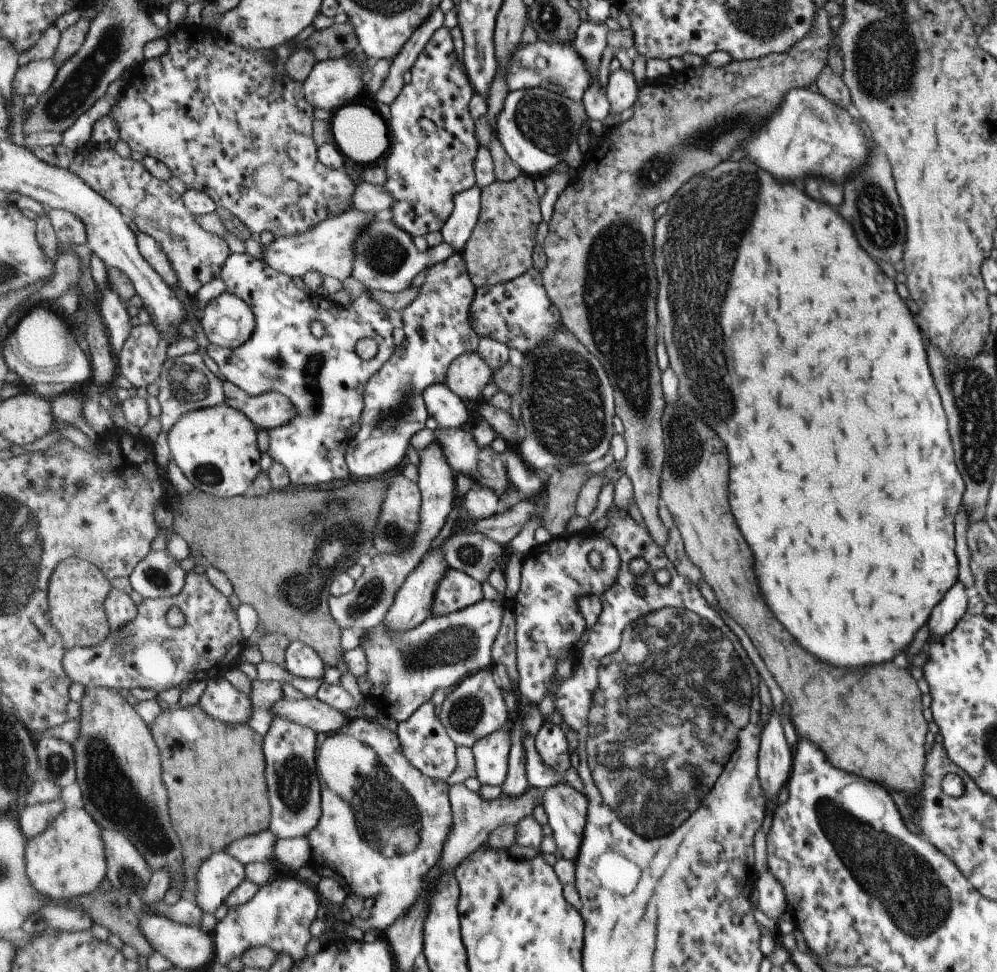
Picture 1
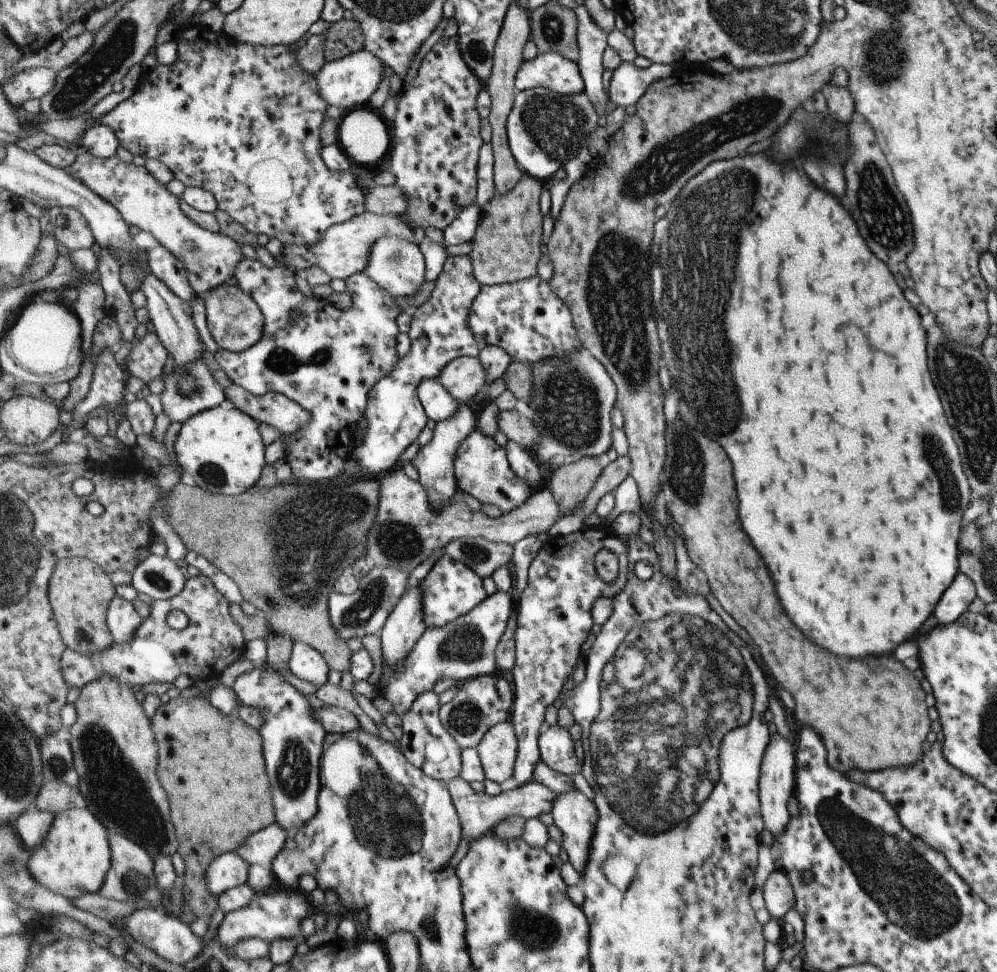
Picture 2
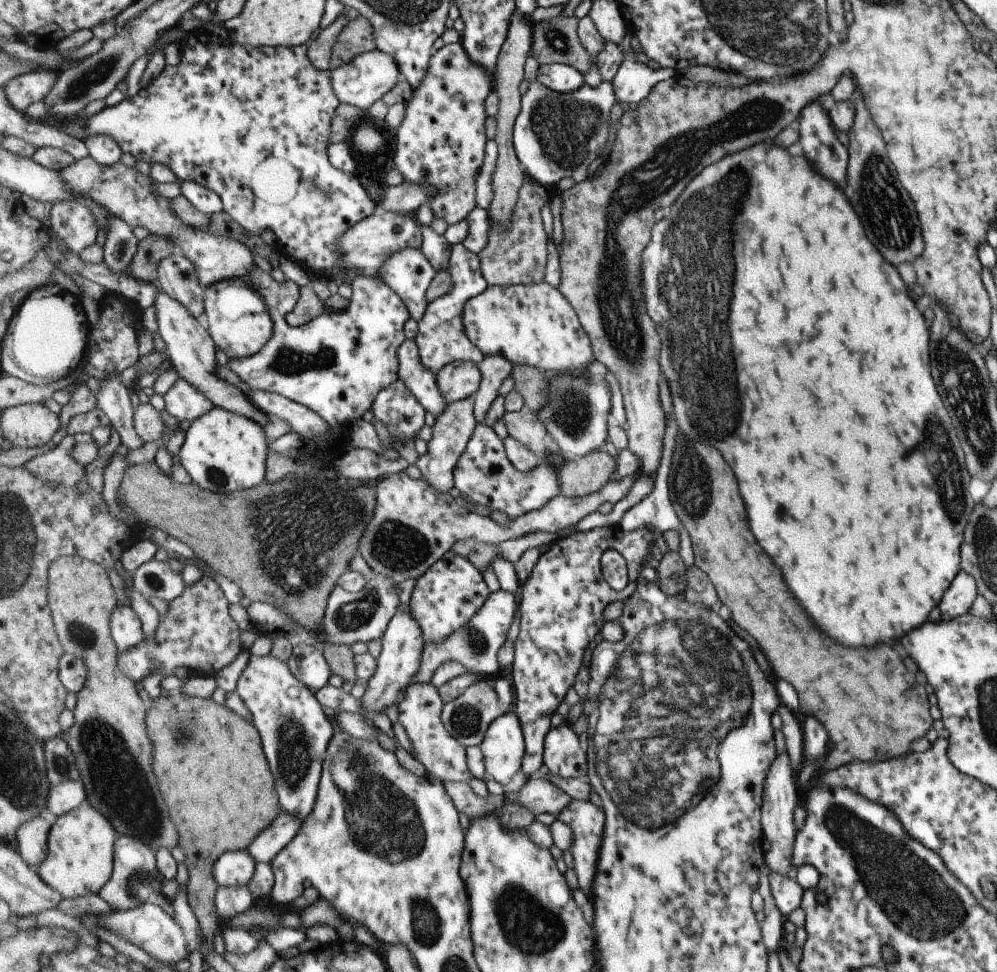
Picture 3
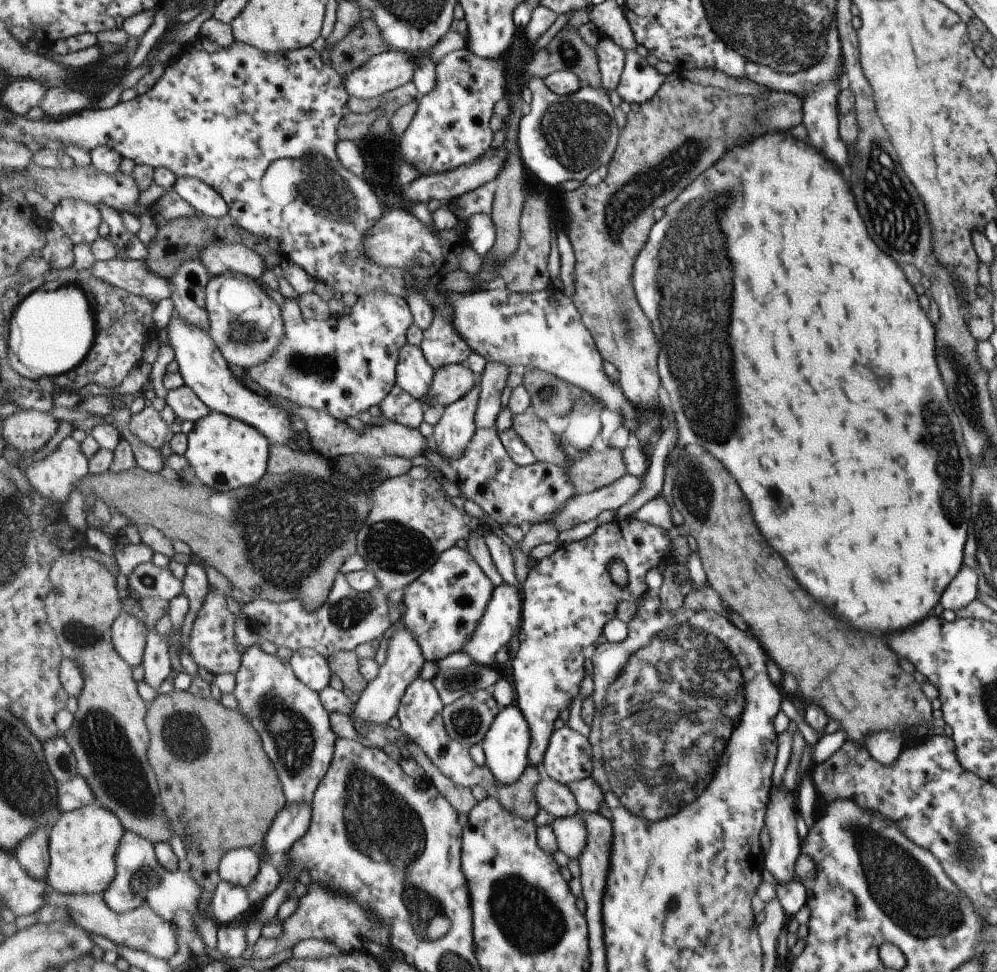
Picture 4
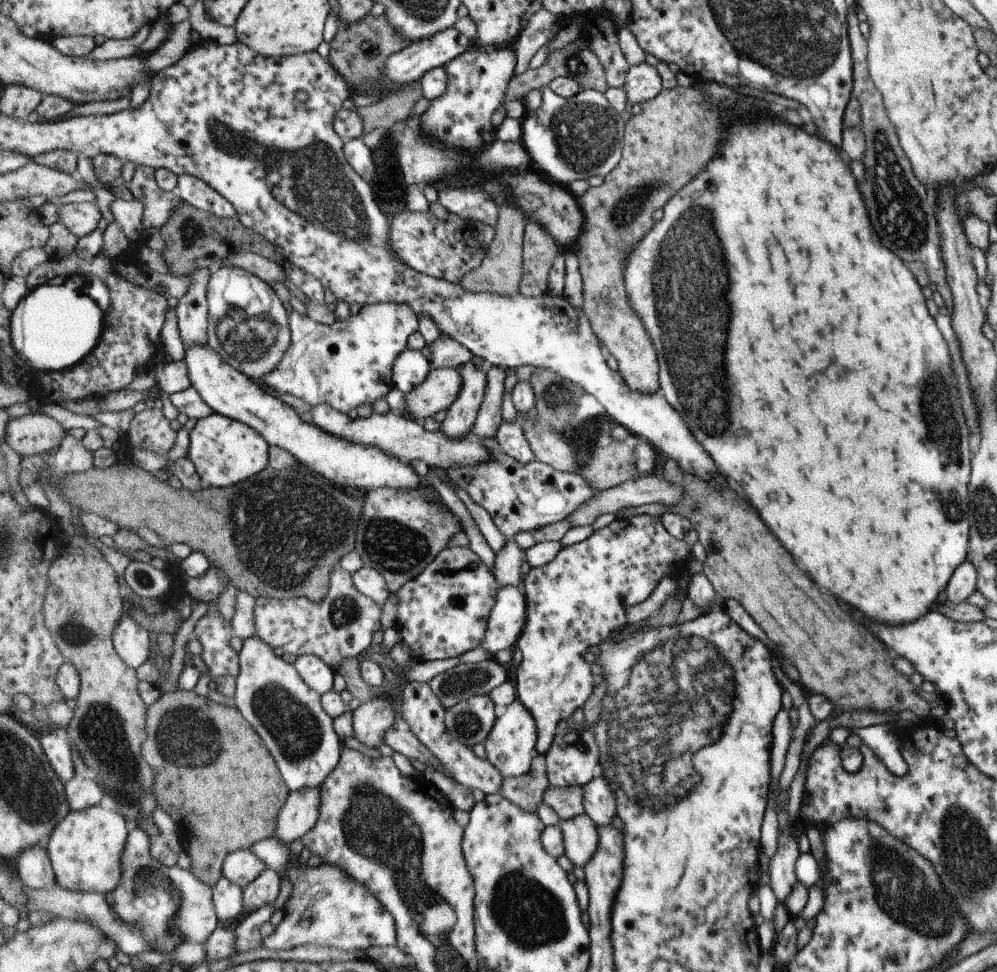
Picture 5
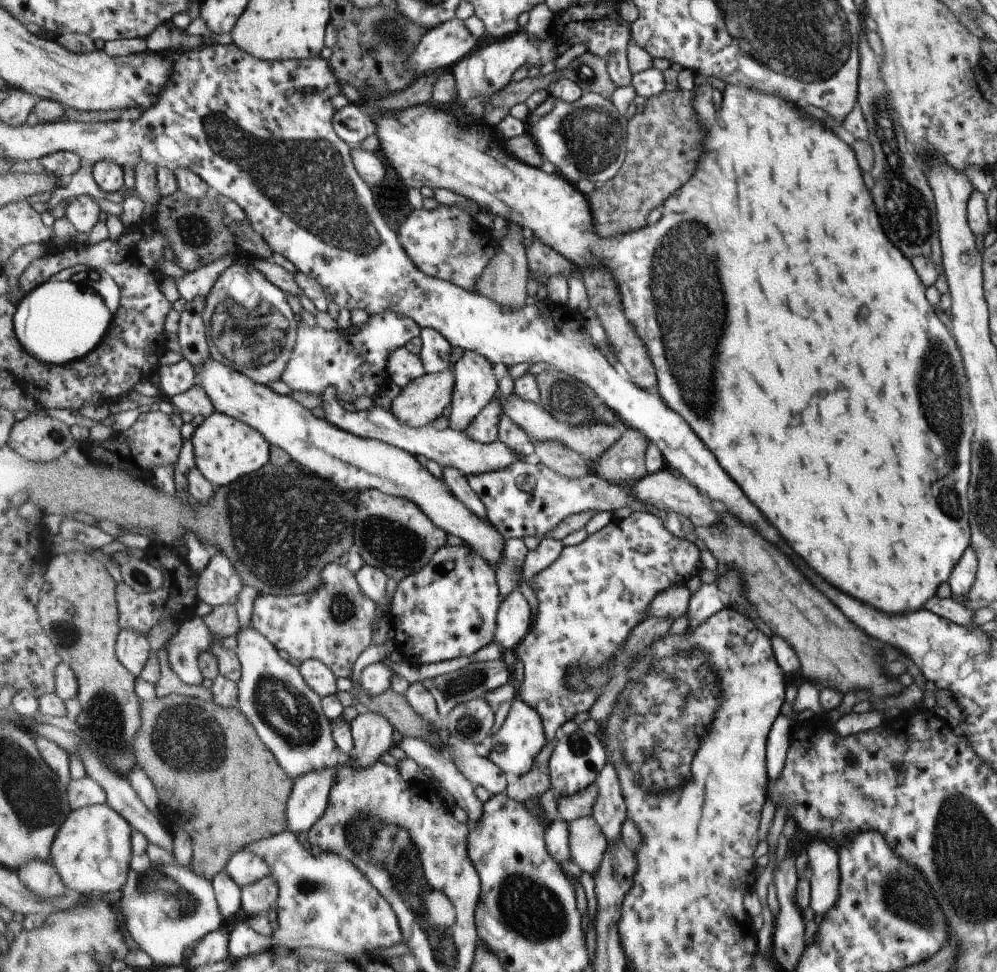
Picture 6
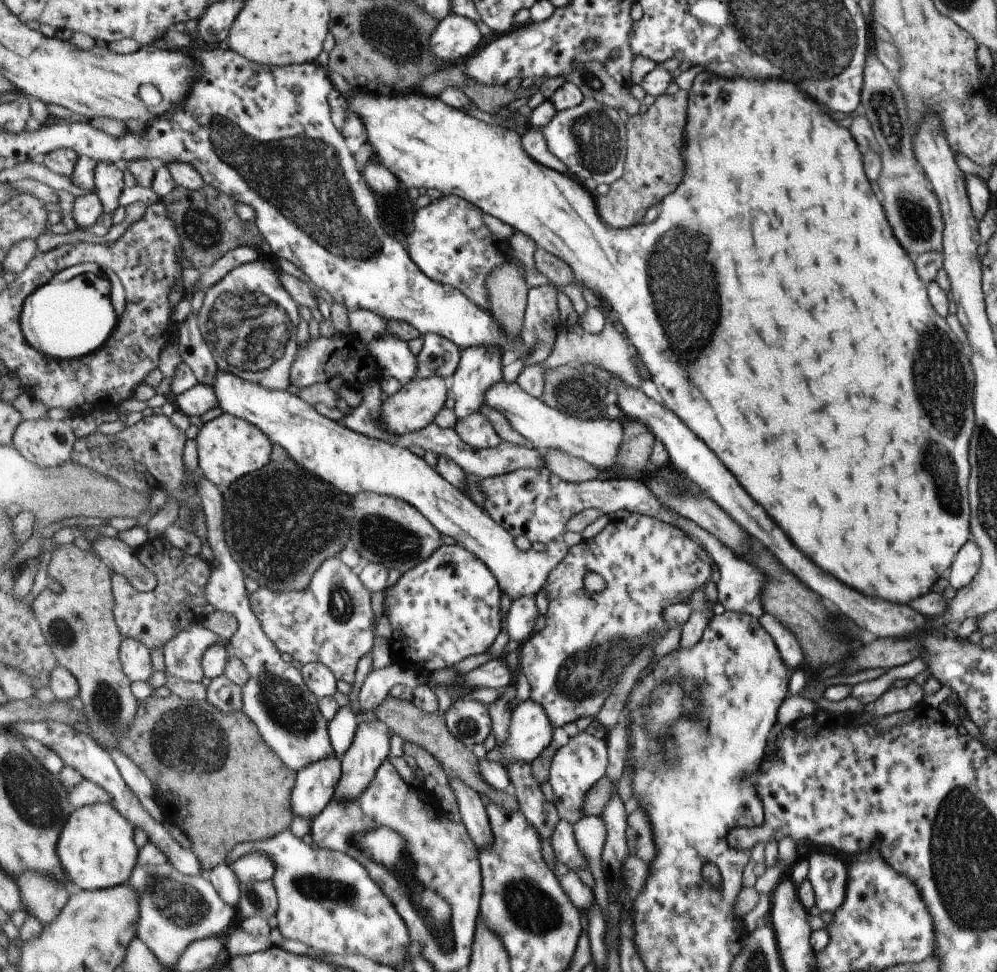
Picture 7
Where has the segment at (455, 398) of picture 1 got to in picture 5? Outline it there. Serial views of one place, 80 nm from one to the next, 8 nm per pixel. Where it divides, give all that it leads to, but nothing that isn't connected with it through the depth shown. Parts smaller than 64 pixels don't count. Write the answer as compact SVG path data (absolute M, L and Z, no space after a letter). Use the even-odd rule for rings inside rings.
M405 348L395 359L395 384L404 393L411 392L420 385L433 370L425 350L415 351Z

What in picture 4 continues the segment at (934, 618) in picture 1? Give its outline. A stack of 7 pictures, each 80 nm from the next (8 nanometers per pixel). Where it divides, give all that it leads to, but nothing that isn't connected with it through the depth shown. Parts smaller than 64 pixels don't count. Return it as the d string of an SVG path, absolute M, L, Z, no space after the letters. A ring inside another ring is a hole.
M962 565L942 592L940 602L943 609L957 610L963 608L969 601L975 599L977 575L973 569Z

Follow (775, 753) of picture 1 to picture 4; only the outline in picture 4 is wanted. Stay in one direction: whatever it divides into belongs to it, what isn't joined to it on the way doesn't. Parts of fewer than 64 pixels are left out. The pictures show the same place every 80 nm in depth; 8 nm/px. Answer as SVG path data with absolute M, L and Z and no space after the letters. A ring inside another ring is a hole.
M782 784L771 793L766 812L770 844L764 870L770 872L777 885L795 880L794 862L800 854L800 840L795 832L796 802Z

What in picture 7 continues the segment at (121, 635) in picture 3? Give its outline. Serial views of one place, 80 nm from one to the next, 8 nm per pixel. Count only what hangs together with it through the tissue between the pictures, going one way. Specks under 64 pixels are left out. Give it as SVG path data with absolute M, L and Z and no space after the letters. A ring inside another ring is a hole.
M124 639L122 642L122 647L120 648L122 665L127 676L133 682L147 682L155 672L149 650L149 647L135 639Z

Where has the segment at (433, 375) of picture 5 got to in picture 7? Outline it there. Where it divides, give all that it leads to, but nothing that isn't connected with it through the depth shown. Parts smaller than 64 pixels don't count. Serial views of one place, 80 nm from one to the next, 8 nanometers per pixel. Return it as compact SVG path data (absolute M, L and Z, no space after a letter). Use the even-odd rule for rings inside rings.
M429 377L405 382L404 387L388 397L382 404L382 424L386 430L396 435L414 433L428 427L438 418L439 411L447 402L451 379Z

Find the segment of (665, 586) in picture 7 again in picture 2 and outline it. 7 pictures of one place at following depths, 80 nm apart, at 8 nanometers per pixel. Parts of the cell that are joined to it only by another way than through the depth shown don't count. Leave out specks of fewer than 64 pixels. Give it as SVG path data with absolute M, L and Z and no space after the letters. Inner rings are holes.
M611 525L583 527L574 533L550 538L545 544L542 544L537 556L529 566L527 584L519 600L518 627L516 628L516 663L512 668L515 704L511 712L511 720L514 722L520 740L518 762L513 778L520 786L533 780L536 766L542 762L539 739L546 727L545 714L547 714L549 706L559 705L557 698L559 698L565 682L575 672L575 666L579 664L581 648L587 642L593 624L596 624L592 613L594 604L599 599L613 599L621 594L627 586L631 566L629 555L630 546L628 542ZM604 548L616 552L620 558L620 575L613 584L605 582L595 566L595 555Z

